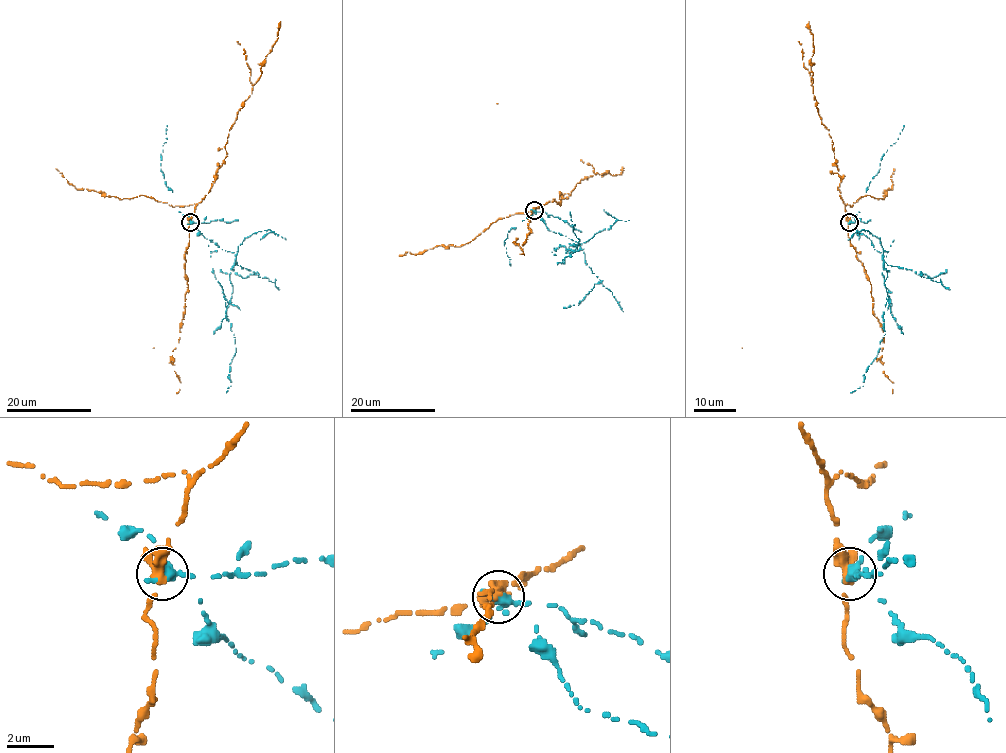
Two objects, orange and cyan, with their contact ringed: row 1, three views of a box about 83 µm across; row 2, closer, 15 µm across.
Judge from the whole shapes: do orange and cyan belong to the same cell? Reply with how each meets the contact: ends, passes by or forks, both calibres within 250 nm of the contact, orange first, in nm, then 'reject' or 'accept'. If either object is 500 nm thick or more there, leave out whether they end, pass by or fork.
calibres 380 and 500 nm; reject

